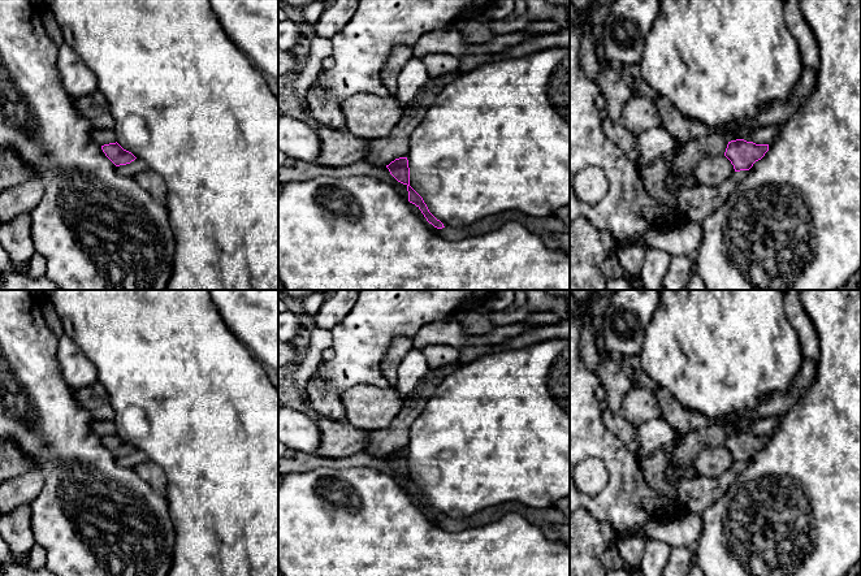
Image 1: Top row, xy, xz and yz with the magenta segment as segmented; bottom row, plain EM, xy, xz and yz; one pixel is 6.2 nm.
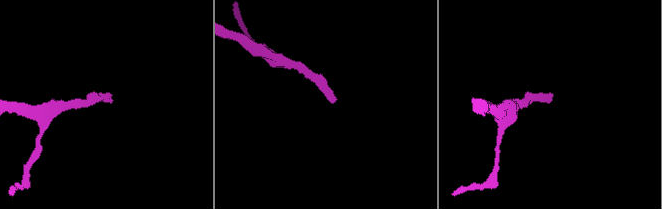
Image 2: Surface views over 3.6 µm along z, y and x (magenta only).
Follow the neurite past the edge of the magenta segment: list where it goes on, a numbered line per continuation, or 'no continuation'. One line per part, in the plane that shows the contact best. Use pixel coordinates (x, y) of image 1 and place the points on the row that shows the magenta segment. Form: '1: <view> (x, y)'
no continuation

